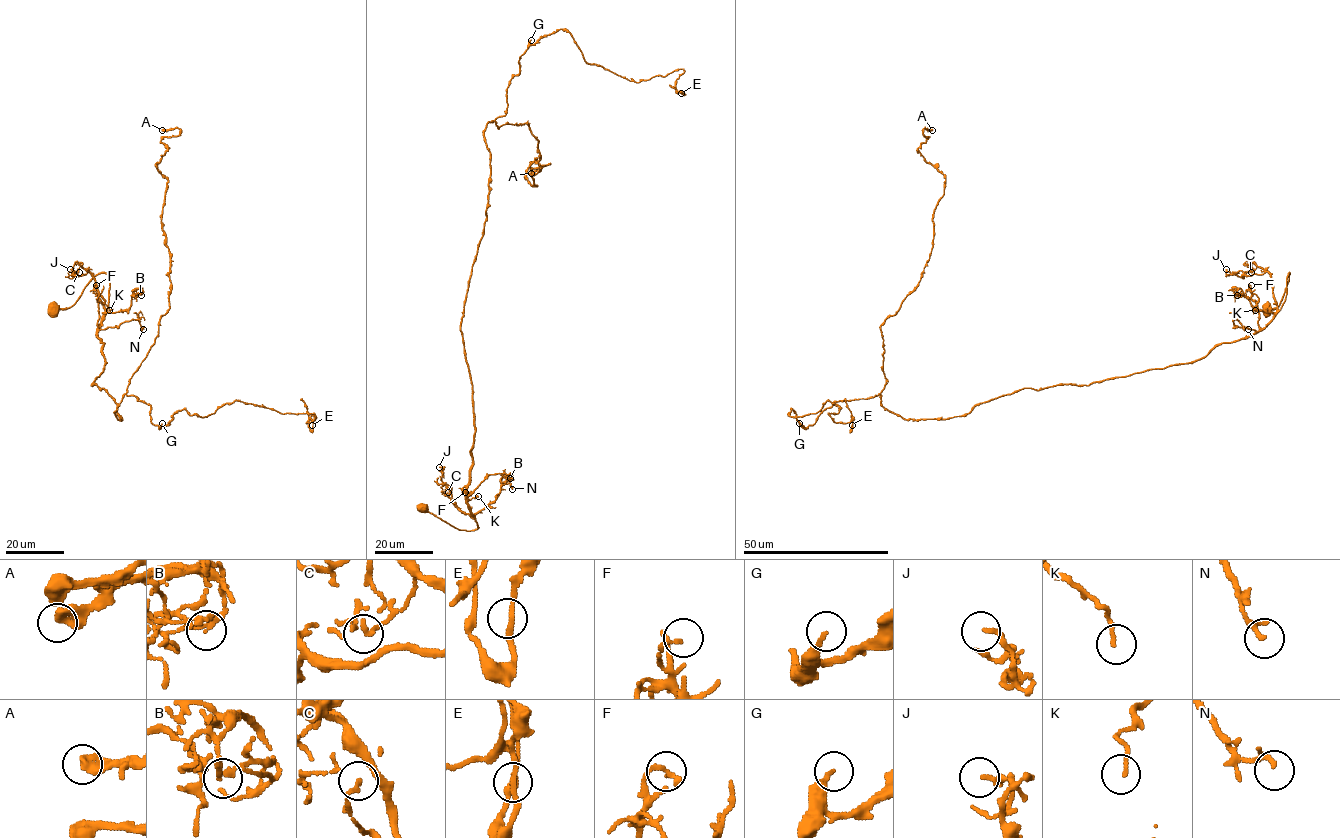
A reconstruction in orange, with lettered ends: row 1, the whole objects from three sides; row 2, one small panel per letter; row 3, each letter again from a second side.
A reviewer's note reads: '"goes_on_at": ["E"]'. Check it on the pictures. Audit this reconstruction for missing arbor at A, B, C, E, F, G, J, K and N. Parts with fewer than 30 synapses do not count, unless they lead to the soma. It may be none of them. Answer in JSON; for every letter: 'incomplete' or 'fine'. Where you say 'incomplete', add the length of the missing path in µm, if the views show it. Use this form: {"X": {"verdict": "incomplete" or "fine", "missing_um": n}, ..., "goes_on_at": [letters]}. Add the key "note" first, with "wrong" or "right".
{"note": "wrong", "A": {"verdict": "fine"}, "B": {"verdict": "fine"}, "C": {"verdict": "fine"}, "E": {"verdict": "fine"}, "F": {"verdict": "fine"}, "G": {"verdict": "fine"}, "J": {"verdict": "fine"}, "K": {"verdict": "fine"}, "N": {"verdict": "fine"}, "goes_on_at": []}

